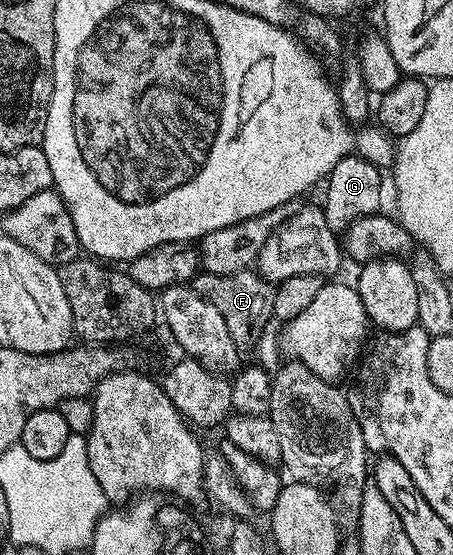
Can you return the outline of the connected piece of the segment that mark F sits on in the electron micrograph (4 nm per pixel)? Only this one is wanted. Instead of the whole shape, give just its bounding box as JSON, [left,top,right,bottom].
[192,269,275,353]

